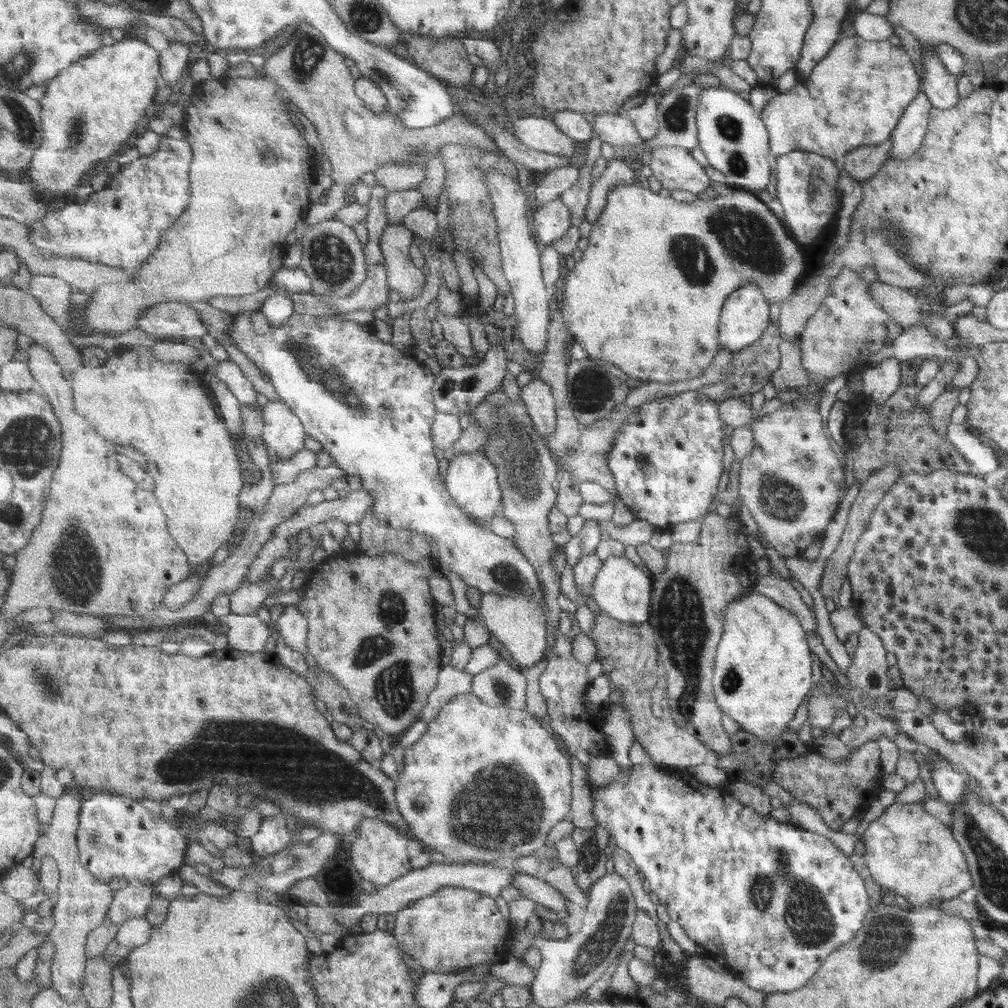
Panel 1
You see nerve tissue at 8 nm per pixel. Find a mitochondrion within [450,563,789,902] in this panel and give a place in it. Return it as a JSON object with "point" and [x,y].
{"point":[680,616]}

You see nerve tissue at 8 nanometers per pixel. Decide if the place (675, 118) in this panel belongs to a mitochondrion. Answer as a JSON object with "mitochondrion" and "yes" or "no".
{"mitochondrion":"yes"}

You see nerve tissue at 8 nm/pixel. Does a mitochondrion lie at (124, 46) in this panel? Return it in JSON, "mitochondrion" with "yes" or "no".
{"mitochondrion":"no"}

